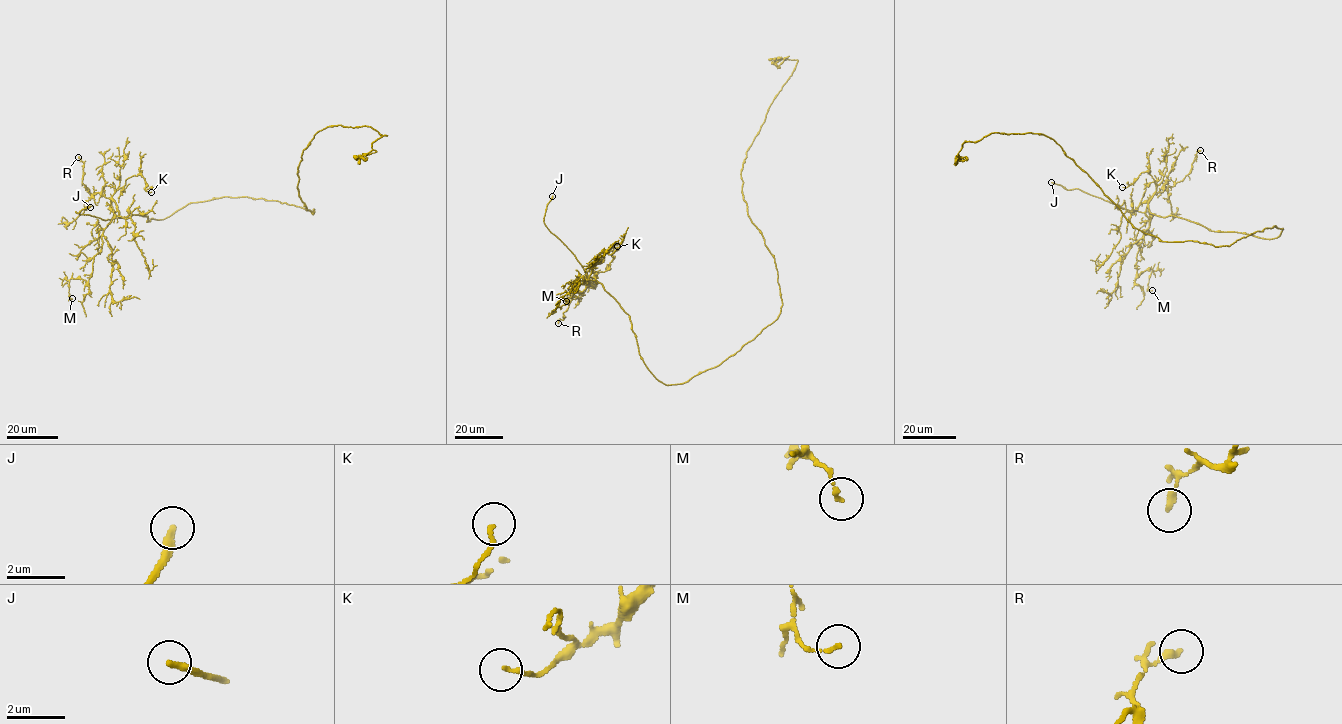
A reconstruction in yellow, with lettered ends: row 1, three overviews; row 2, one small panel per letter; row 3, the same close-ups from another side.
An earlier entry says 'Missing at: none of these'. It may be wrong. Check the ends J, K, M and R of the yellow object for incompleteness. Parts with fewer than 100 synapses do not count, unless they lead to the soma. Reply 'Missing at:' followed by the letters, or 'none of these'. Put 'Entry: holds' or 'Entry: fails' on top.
Entry: fails
Missing at: J

